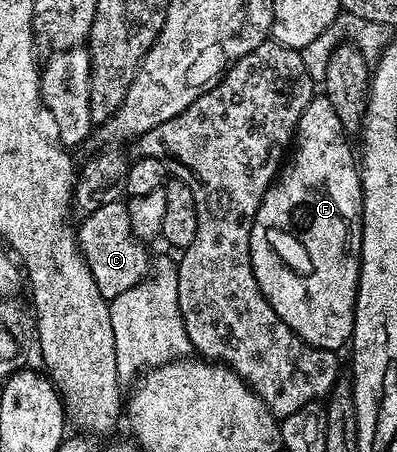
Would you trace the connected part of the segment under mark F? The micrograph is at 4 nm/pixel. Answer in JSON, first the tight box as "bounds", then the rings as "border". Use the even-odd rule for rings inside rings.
{"bounds":[249,95,361,351],"border":[[[315,95],[310,99],[297,124],[295,144],[292,146],[283,168],[278,172],[269,190],[265,192],[265,198],[259,203],[255,223],[251,227],[251,243],[249,244],[255,279],[263,291],[267,303],[271,303],[271,307],[275,307],[275,315],[279,315],[279,319],[283,319],[283,323],[287,323],[287,327],[291,327],[291,331],[295,331],[303,341],[320,349],[334,351],[341,351],[344,345],[346,348],[350,344],[355,323],[357,284],[361,274],[361,171],[354,146],[352,149],[348,140],[350,141],[350,138],[345,132],[343,123],[339,123],[339,115],[335,115],[335,107],[331,107],[331,99],[327,99],[324,95]]]}

